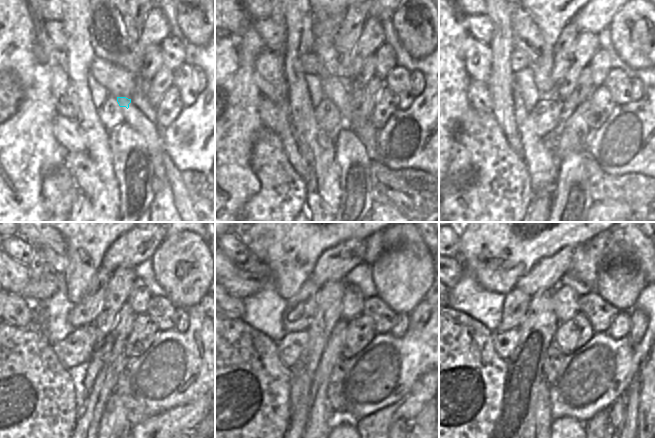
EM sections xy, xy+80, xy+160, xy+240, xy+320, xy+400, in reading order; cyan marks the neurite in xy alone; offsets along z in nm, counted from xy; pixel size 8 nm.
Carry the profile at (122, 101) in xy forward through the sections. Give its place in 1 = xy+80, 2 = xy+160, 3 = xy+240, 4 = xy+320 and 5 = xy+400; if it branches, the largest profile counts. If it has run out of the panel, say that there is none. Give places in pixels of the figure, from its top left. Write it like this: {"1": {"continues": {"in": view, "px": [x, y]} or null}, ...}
{"1": {"continues": {"in": "xy+80", "px": [337, 90]}}, "2": {"continues": {"in": "xy+160", "px": [550, 18]}}, "3": {"continues": {"in": "xy+240", "px": [87, 242]}}, "4": {"continues": {"in": "xy+320", "px": [292, 242]}}, "5": {"continues": {"in": "xy+400", "px": [502, 242]}}}

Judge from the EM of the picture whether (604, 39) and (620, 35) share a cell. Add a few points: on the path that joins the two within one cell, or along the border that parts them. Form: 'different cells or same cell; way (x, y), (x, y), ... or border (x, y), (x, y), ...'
different cells; border (608, 27), (612, 47), (621, 58)

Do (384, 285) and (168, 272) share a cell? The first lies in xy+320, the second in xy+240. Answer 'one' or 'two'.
one

